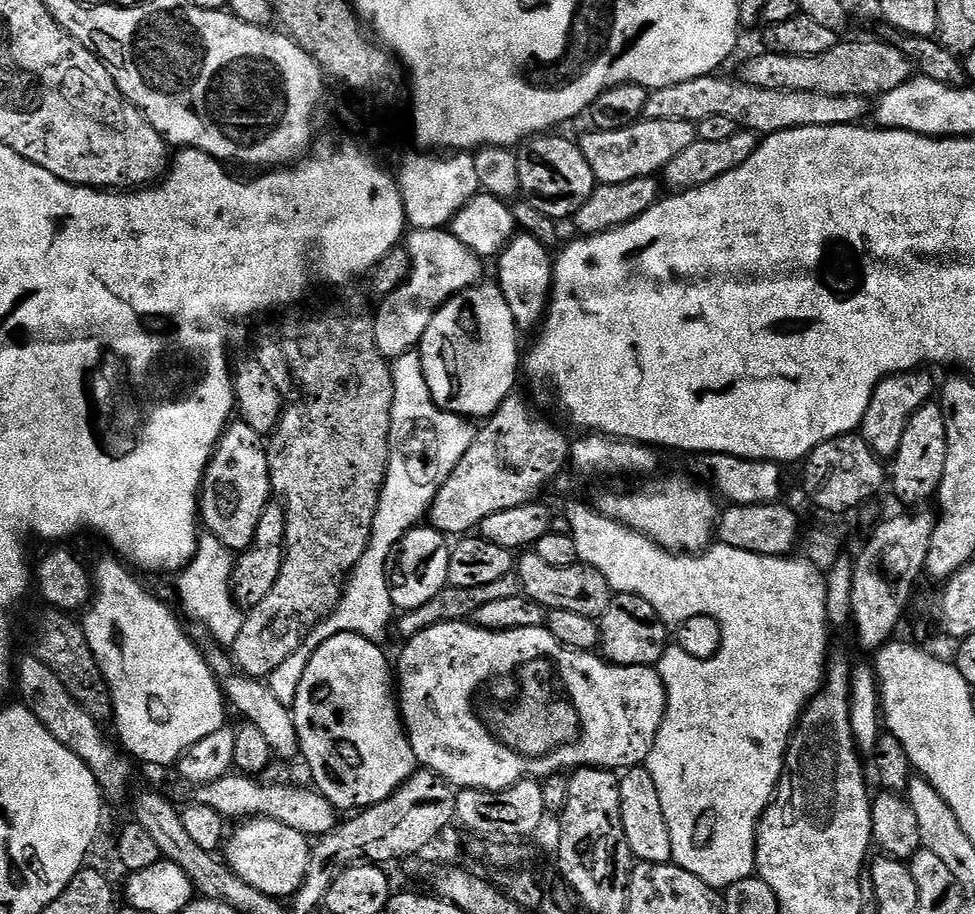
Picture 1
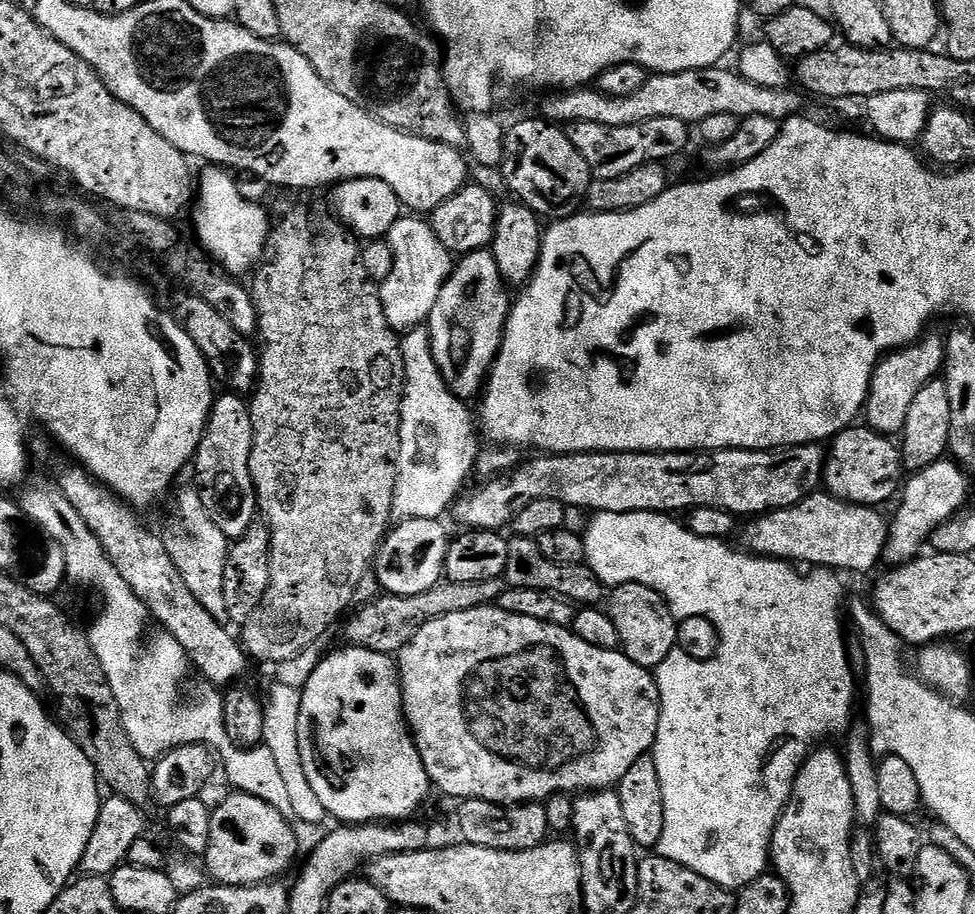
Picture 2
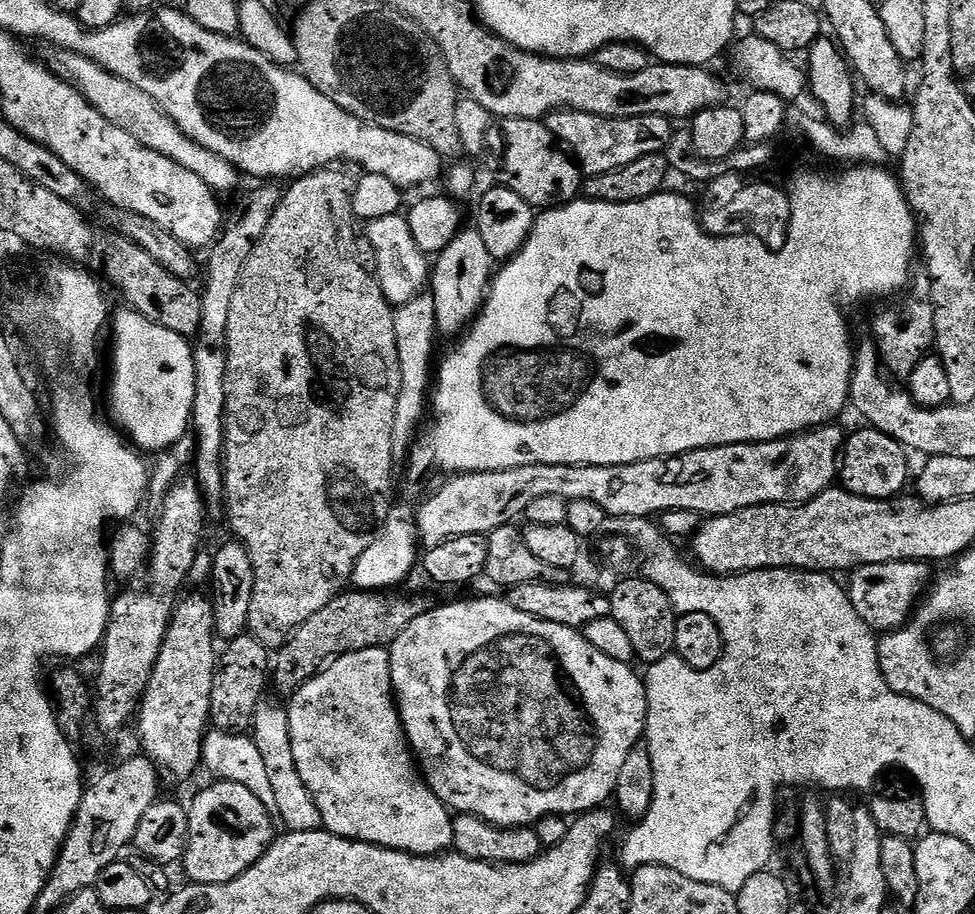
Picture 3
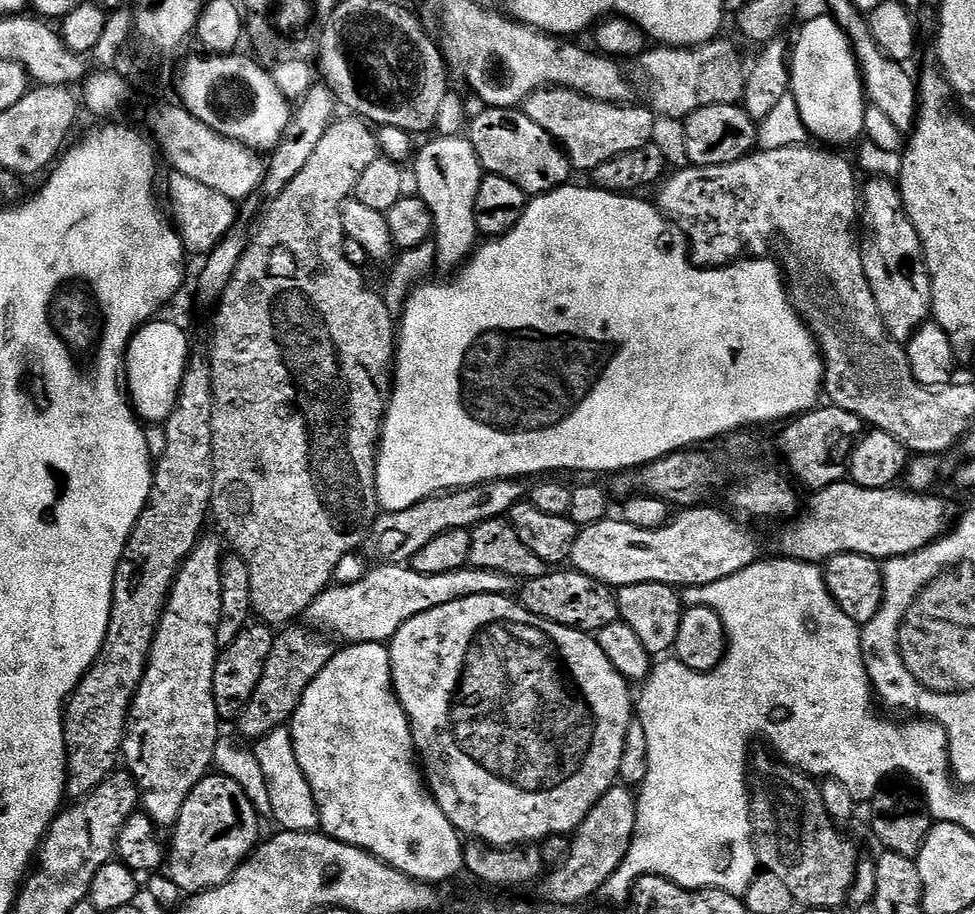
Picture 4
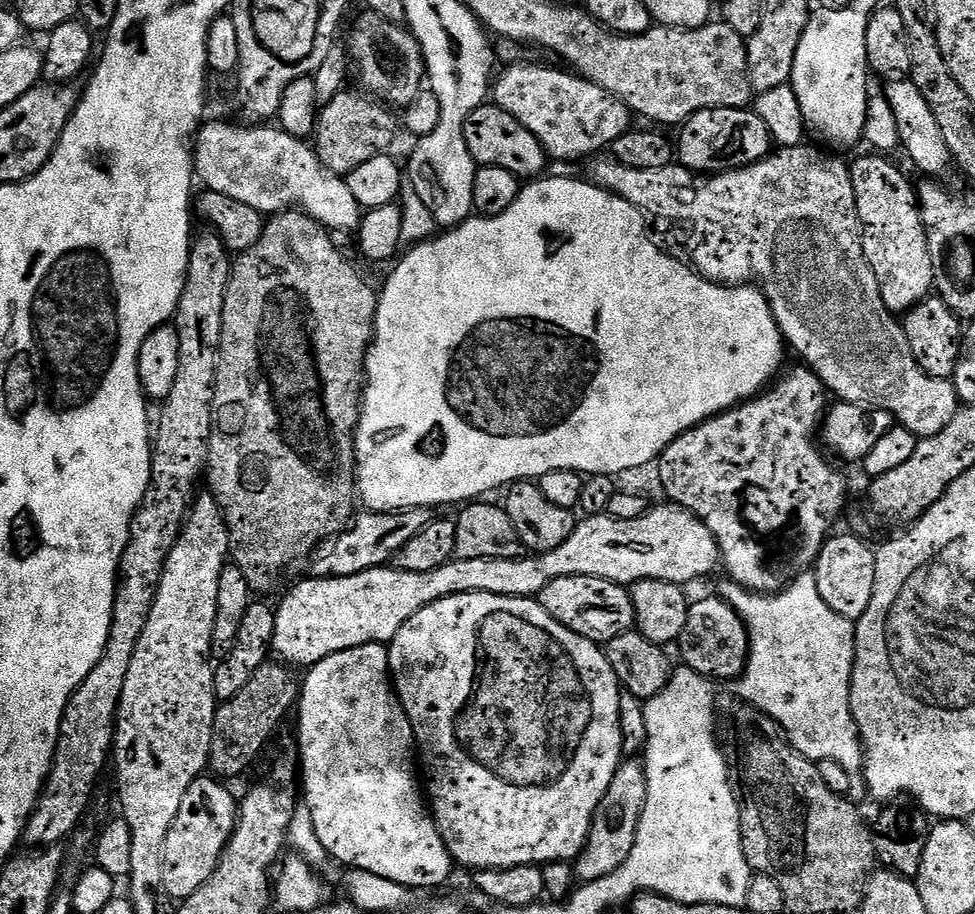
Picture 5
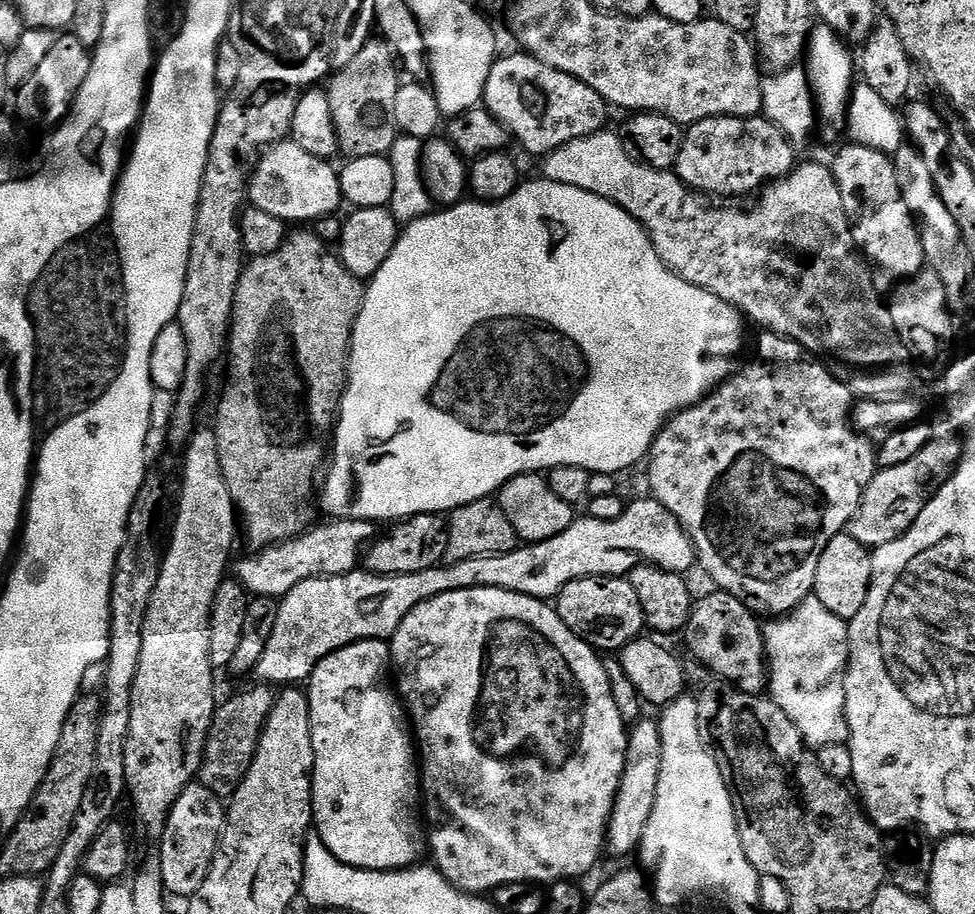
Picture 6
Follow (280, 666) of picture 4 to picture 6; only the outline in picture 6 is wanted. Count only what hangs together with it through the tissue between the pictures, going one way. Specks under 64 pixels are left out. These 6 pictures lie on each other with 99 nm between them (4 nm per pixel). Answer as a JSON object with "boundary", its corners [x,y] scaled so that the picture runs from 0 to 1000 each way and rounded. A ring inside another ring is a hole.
{"boundary":[[[275,751],[263,752],[267,753],[254,753],[251,757],[236,763],[231,770],[229,767],[217,783],[217,793],[205,834],[203,856],[221,871],[236,873],[242,868],[250,848],[256,842],[267,804],[273,794],[273,786],[277,786],[284,758]]]}

